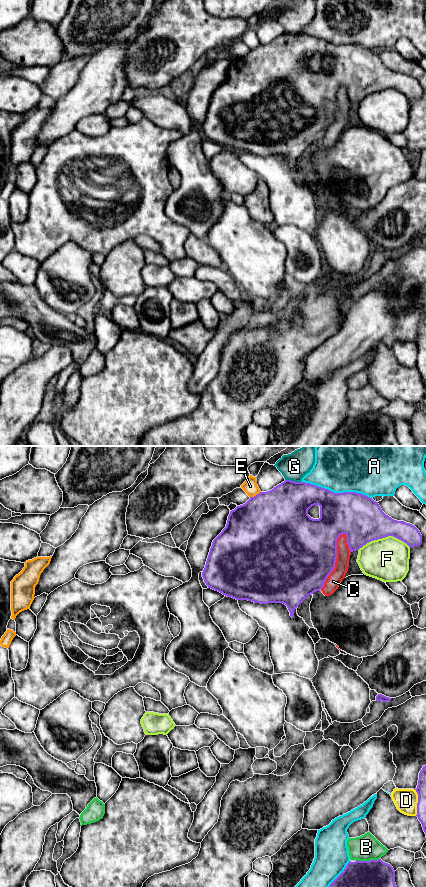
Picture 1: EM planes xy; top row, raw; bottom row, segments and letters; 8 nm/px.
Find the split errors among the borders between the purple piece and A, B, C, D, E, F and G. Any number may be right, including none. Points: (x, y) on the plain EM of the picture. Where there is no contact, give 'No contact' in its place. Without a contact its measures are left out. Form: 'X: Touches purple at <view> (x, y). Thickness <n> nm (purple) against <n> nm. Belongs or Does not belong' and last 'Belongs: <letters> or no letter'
A: Touches purple at xy (336, 45). Thickness 360 nm (purple) against 360 nm. Does not belong
B: Touches purple at xy (367, 413). Thickness 500 nm (purple) against 200 nm. Does not belong
C: Touches purple at xy (335, 112). Thickness 500 nm (purple) against 120 nm. Does not belong
D: Touches purple at xy (418, 354). Thickness 80 nm (purple) against 180 nm. Does not belong
E: Touches purple at xy (256, 47). Thickness 500 nm (purple) against 120 nm. Does not belong
F: Touches purple at xy (383, 89). Thickness 360 nm (purple) against 340 nm. Does not belong
G: Touches purple at xy (293, 33). Thickness 380 nm (purple) against 220 nm. Does not belong
Belongs: no letter

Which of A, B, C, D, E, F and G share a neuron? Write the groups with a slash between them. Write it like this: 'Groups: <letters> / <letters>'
Groups: A / B / C G / D / E / F

